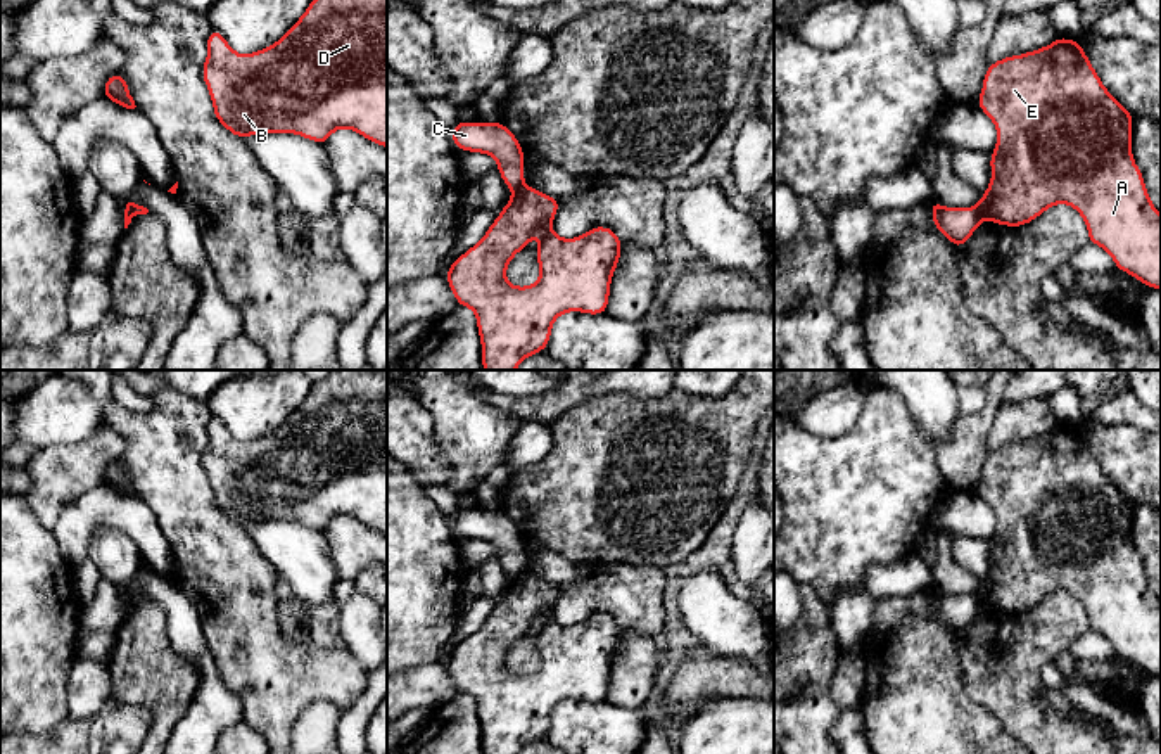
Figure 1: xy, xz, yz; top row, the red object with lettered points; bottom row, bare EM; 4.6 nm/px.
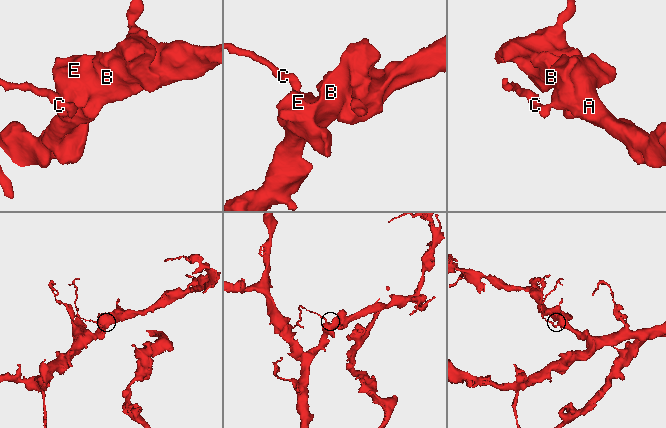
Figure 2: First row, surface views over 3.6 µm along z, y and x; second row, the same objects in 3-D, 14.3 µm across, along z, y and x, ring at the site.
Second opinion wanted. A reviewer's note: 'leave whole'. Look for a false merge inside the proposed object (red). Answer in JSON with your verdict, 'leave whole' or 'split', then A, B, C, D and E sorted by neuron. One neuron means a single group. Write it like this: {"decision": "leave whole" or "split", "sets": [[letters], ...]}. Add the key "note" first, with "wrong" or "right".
{"note": "wrong", "decision": "split", "sets": [["A", "B", "D", "E"], ["C"]]}

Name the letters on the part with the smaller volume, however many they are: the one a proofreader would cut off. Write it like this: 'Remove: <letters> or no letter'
Remove: C

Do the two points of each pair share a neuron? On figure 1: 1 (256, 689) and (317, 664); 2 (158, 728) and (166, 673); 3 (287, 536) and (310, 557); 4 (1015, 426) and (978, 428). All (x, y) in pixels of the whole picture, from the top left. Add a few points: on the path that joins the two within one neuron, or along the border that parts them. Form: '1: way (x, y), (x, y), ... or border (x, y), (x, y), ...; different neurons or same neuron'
1: way (272, 678), (301, 675); same neuron
2: way (164, 715), (166, 687); same neuron
3: way (292, 542), (304, 554); same neuron
4: border (1004, 403), (989, 433), (987, 452); different neurons

